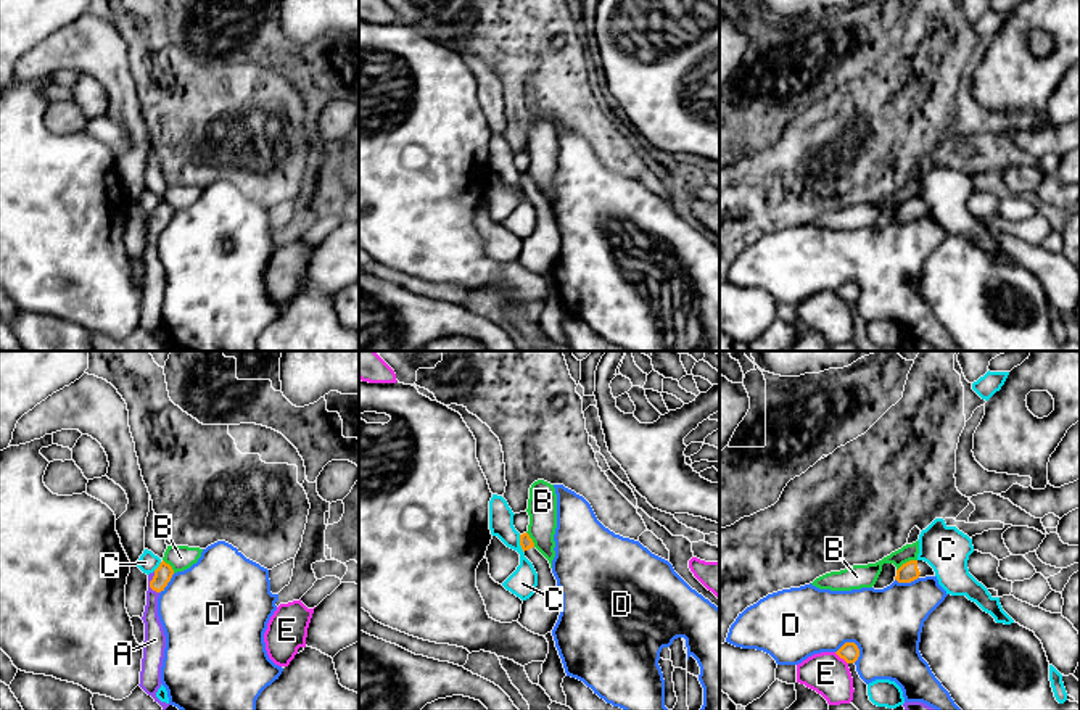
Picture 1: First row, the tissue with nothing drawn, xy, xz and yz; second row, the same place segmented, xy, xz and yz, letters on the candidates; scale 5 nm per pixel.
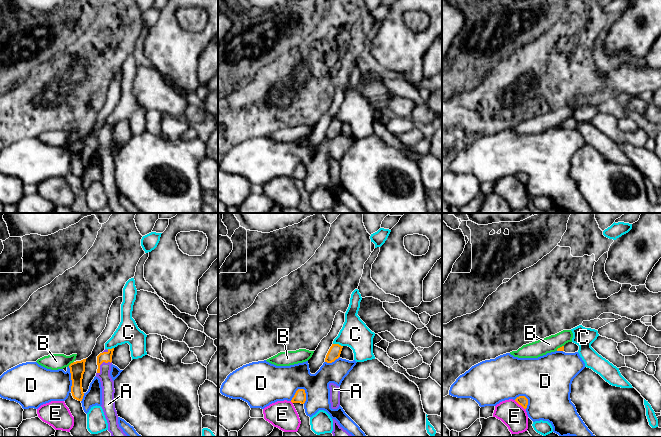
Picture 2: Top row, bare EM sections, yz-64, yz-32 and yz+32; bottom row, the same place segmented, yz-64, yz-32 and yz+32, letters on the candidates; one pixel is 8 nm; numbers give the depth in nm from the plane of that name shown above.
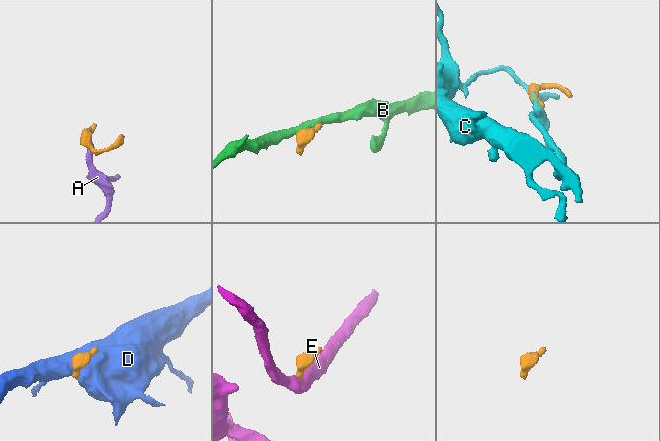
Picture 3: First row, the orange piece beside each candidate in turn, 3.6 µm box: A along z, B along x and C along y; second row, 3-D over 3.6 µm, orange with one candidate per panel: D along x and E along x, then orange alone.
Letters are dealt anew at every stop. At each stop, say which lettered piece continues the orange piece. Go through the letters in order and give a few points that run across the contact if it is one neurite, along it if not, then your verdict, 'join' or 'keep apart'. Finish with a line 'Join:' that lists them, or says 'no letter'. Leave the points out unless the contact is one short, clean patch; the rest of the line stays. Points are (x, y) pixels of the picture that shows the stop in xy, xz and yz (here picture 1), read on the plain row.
A: xy (163, 213), (150, 222), (153, 269) | join
B: keep apart
C: xz (519, 174), (519, 184), (523, 192) | keep apart
D: keep apart
E: keep apart
Join: A

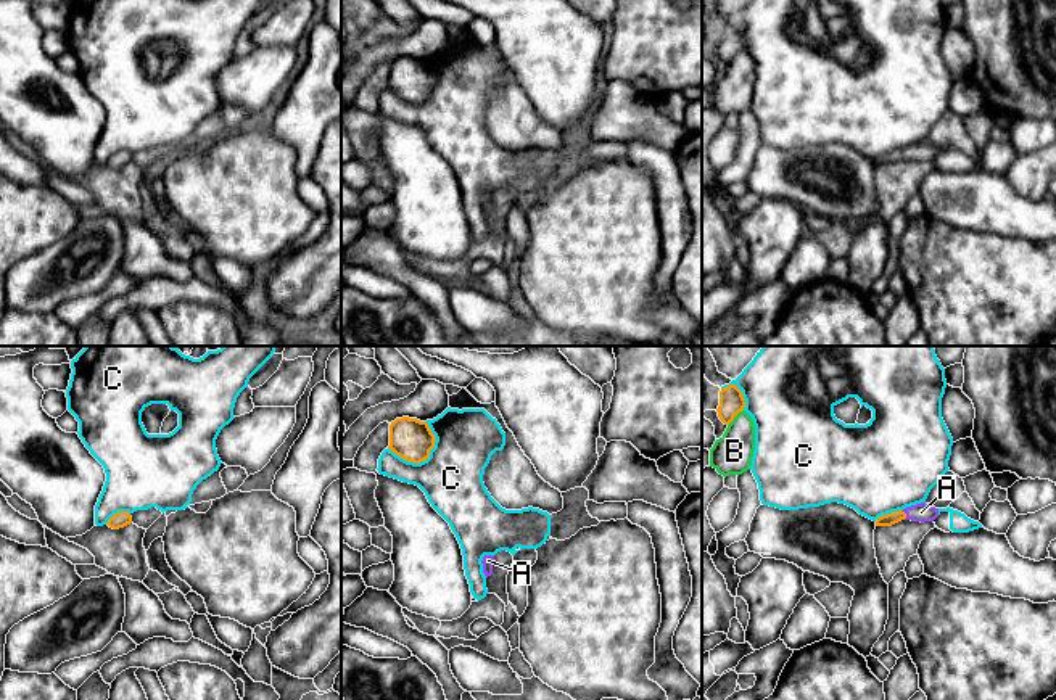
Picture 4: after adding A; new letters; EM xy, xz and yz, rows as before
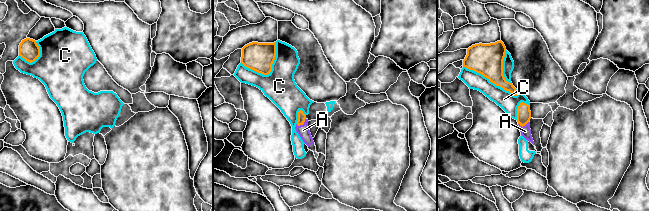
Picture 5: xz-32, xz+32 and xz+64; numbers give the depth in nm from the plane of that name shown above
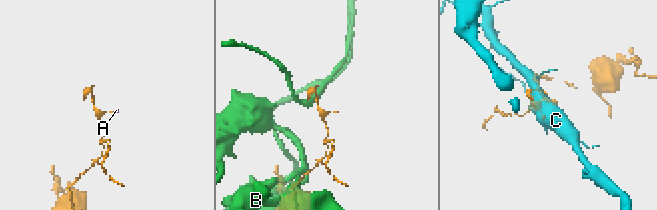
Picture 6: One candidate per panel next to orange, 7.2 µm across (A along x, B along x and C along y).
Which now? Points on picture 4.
A: yz (890, 158), (905, 153), (921, 152) | join
B: keep apart
C: keep apart
Join: A

